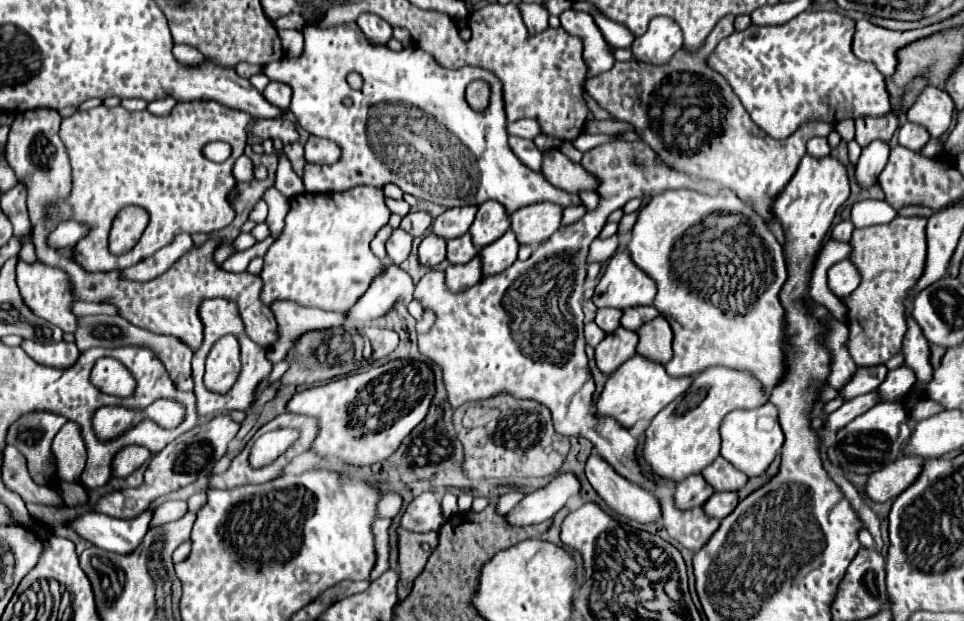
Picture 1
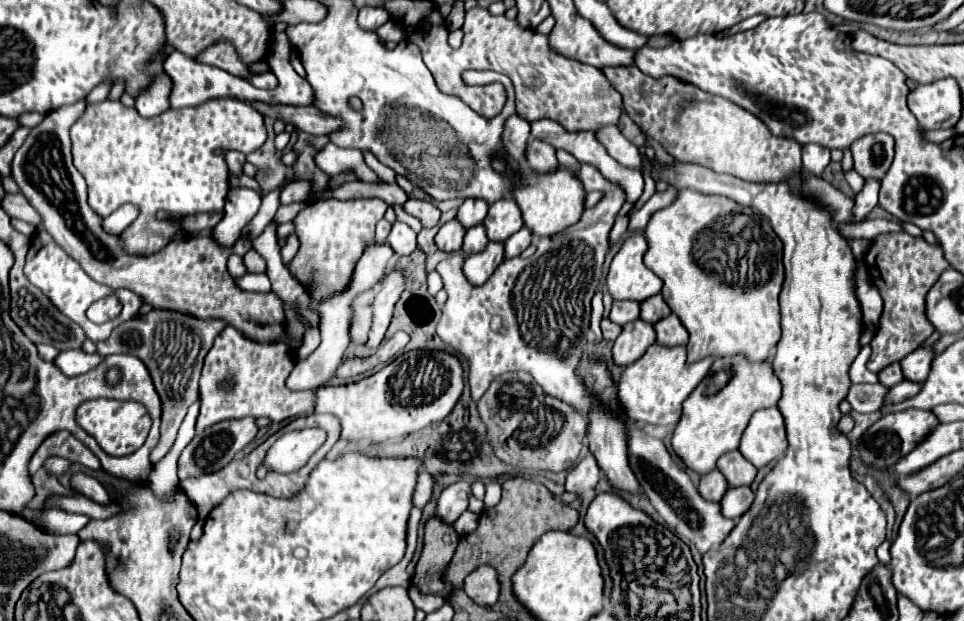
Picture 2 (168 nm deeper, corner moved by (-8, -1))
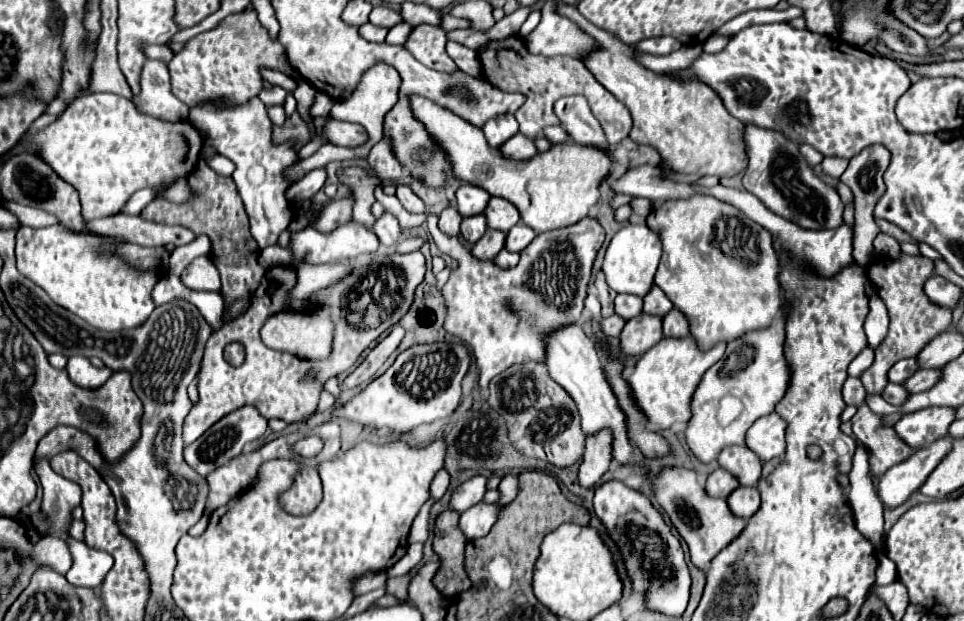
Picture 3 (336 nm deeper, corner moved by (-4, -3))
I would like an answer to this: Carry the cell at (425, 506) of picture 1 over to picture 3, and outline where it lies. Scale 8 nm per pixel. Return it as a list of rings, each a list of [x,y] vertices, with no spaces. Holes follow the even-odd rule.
[[[476,475],[464,483],[460,483],[454,493],[452,493],[452,499],[450,499],[450,509],[462,513],[470,507],[474,507],[476,503],[482,501],[484,497],[484,491],[486,491],[486,477],[482,475]]]

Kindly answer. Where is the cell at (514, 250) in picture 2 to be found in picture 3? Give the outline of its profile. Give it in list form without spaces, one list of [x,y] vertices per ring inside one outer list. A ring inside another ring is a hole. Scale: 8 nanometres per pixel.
[[[518,223],[514,229],[508,231],[506,249],[508,251],[522,251],[534,237],[536,237],[536,233],[532,229],[528,229],[524,223]]]

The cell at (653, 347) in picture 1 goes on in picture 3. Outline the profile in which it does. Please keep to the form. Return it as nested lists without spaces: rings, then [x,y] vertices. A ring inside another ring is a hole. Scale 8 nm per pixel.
[[[672,309],[664,319],[662,319],[662,333],[664,337],[684,337],[684,335],[690,335],[688,331],[688,321],[686,321],[686,333],[684,333],[684,319],[682,313],[678,309]]]

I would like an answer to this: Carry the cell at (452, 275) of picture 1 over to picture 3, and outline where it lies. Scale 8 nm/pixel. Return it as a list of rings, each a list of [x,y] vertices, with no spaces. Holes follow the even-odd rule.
[[[488,229],[484,233],[484,237],[470,249],[470,253],[472,253],[472,257],[476,257],[480,261],[490,261],[504,249],[504,239],[506,239],[506,233]]]

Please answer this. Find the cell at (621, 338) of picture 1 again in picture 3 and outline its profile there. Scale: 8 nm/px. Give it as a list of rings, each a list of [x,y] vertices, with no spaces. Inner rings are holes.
[[[642,313],[626,321],[620,333],[620,353],[640,357],[660,339],[662,339],[662,319]]]

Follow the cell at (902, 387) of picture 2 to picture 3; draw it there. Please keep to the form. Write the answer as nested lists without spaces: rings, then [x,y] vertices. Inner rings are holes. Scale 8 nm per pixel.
[[[920,369],[910,379],[906,379],[902,385],[910,395],[914,395],[920,391],[928,391],[938,379],[940,379],[940,369]]]

